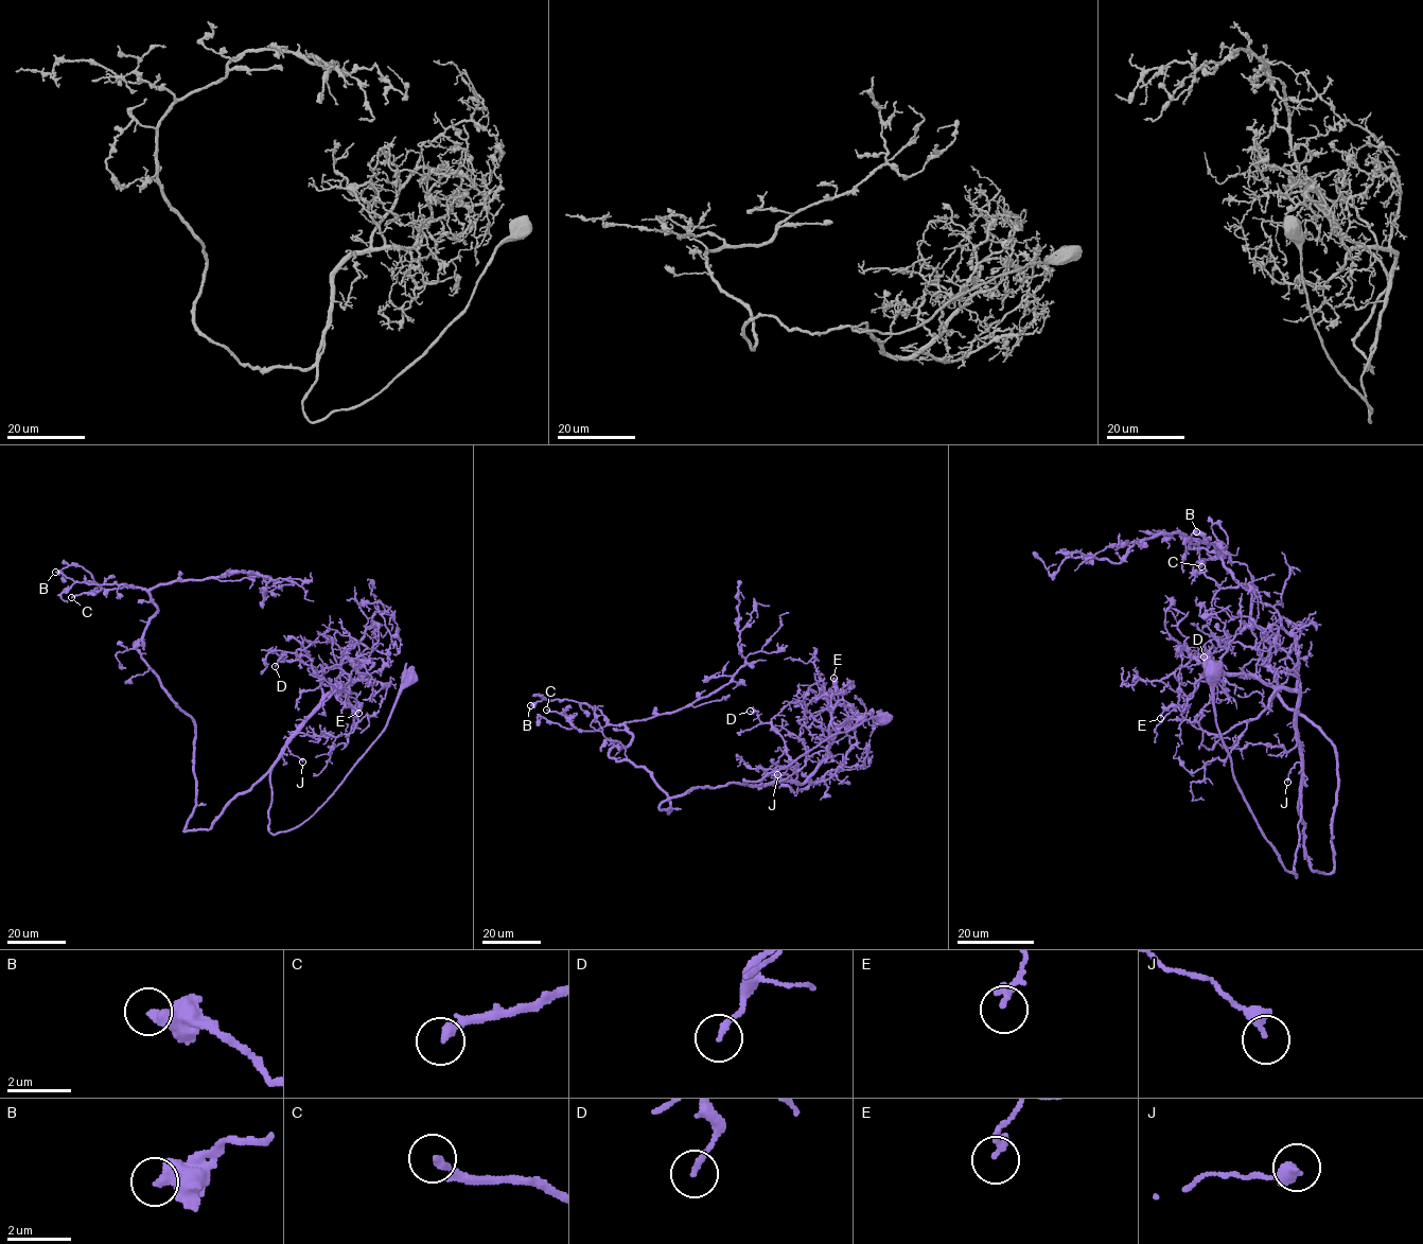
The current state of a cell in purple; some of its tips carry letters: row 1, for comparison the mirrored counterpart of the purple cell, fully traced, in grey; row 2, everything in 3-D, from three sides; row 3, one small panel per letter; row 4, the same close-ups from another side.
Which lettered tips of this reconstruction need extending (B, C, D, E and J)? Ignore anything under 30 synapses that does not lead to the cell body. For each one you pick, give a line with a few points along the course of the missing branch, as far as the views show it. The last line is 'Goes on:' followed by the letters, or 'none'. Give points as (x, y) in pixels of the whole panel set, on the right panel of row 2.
Goes on: C

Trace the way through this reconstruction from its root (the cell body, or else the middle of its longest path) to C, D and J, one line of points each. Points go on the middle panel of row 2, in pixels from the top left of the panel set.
C: (883, 716), (669, 812), (609, 756), (624, 725), (546, 710)
D: (883, 716), (744, 785), (797, 784), (780, 734), (750, 711)
J: (883, 716), (831, 735), (757, 781), (743, 782), (758, 785), (765, 777), (777, 774)

